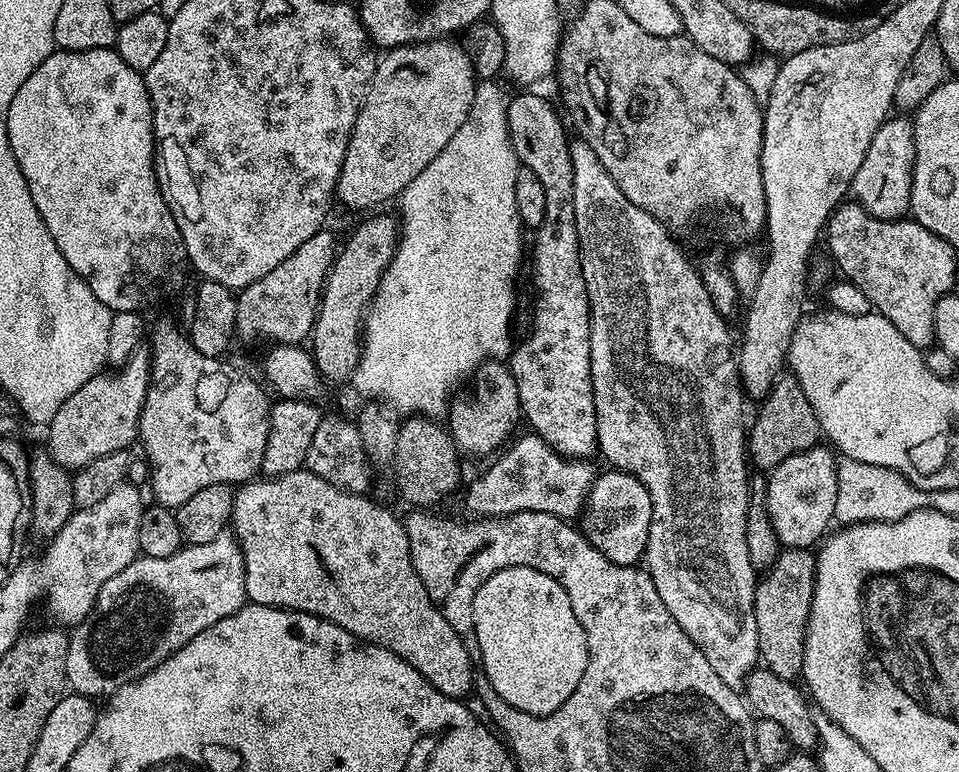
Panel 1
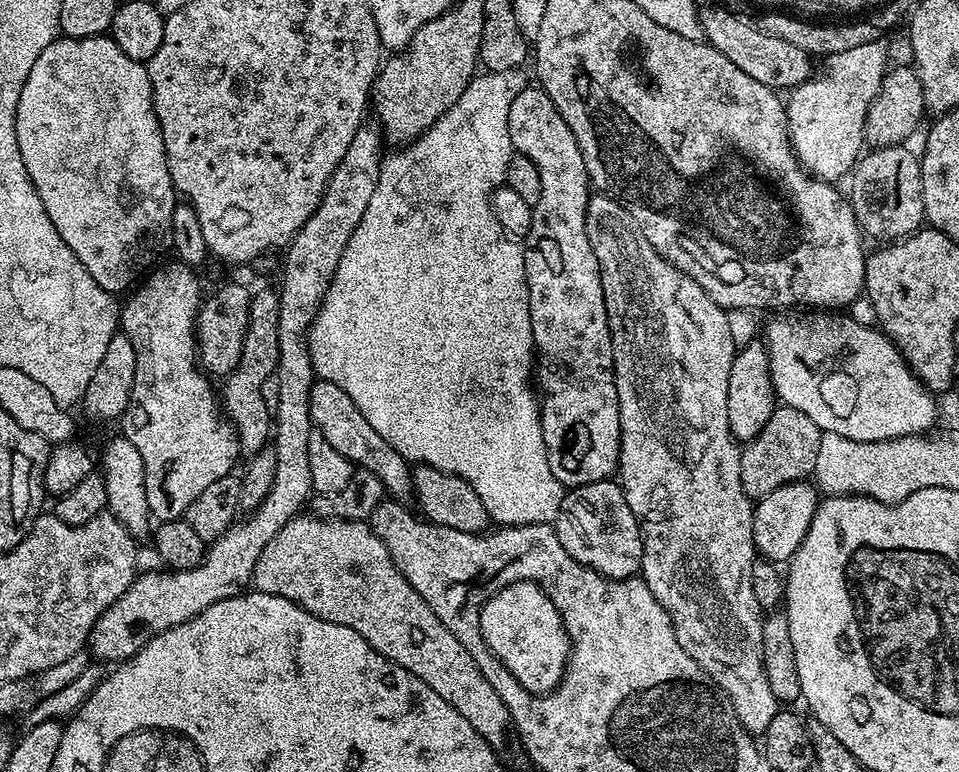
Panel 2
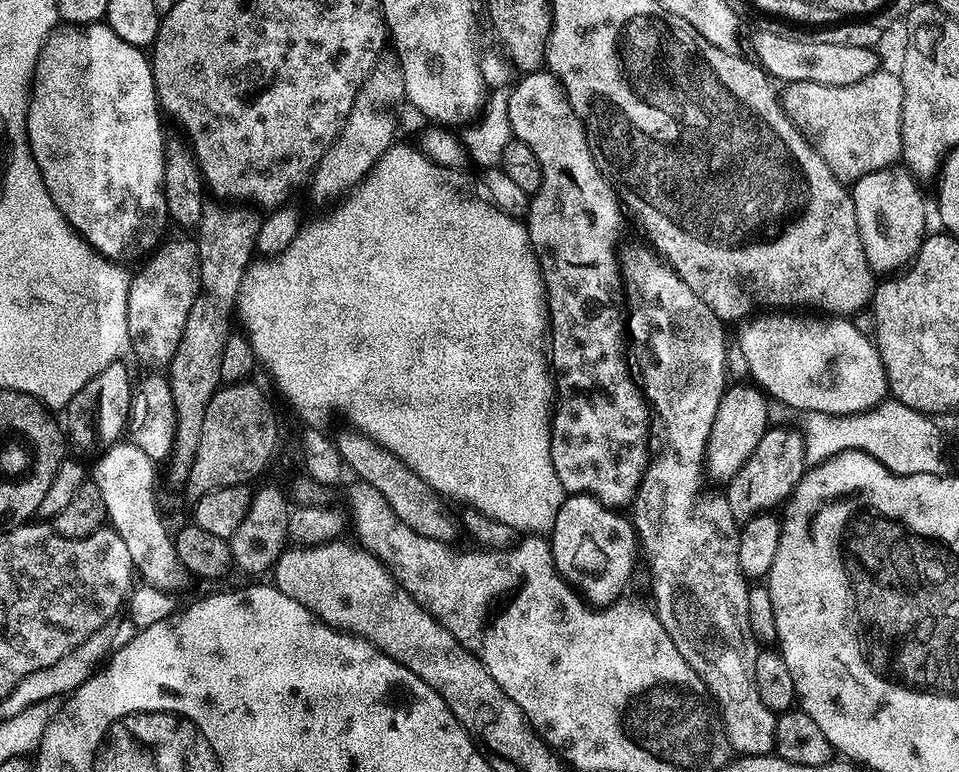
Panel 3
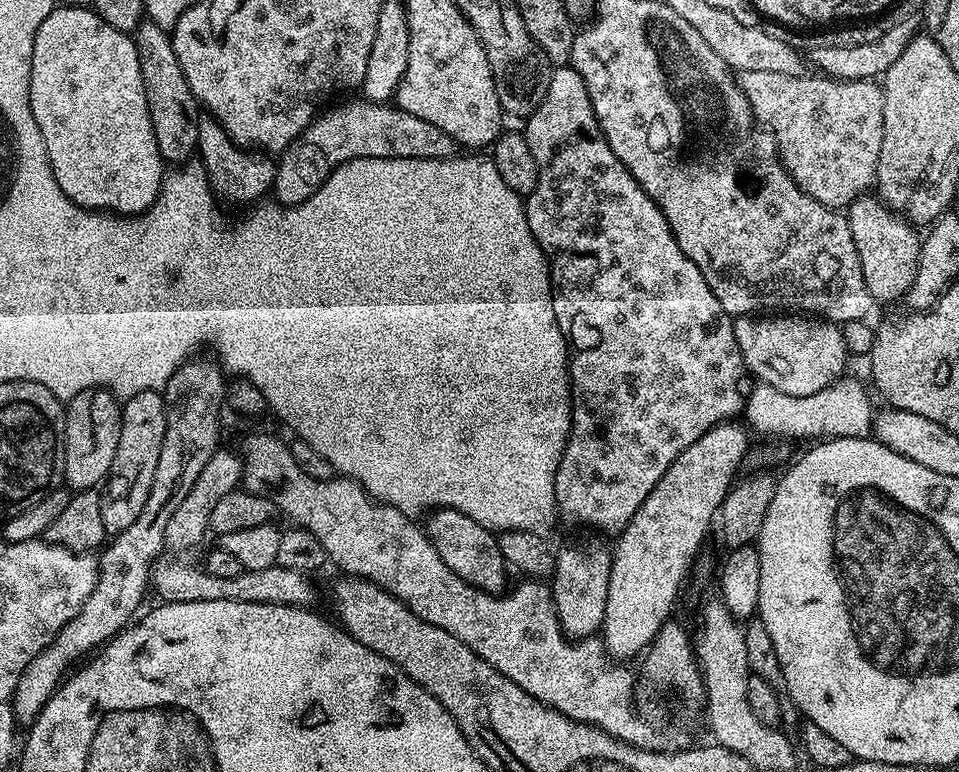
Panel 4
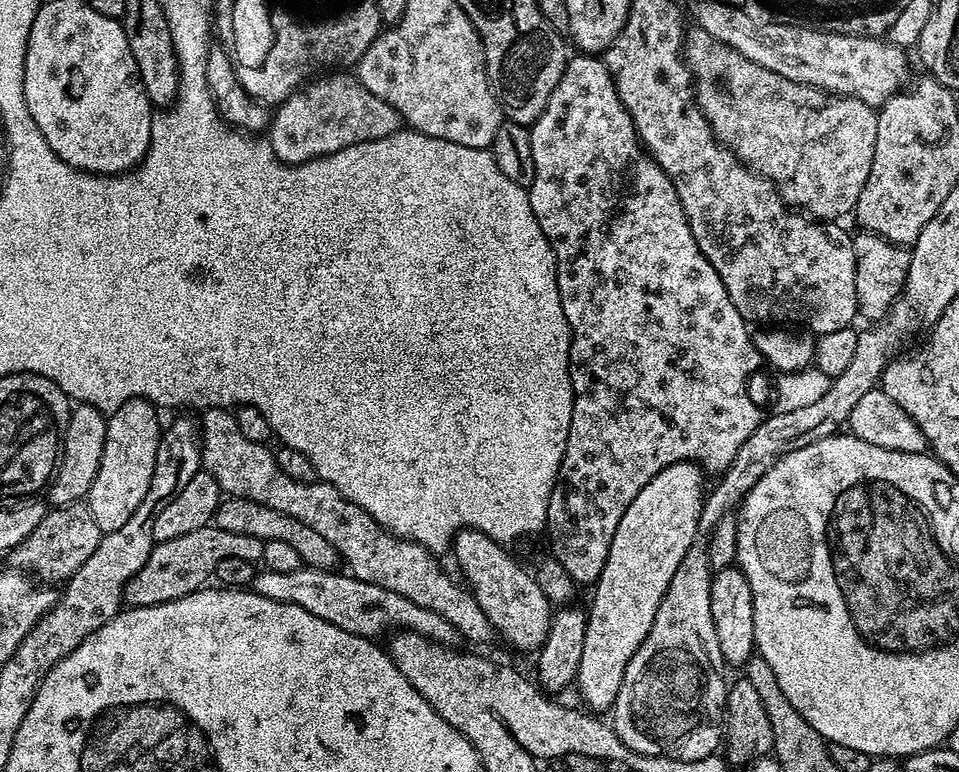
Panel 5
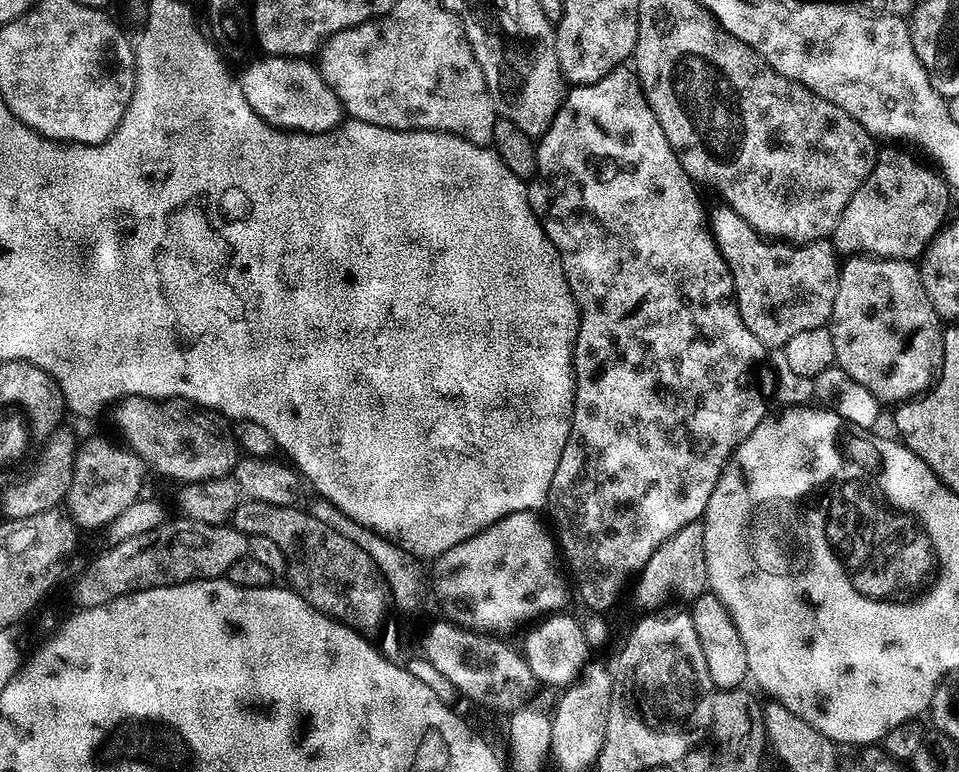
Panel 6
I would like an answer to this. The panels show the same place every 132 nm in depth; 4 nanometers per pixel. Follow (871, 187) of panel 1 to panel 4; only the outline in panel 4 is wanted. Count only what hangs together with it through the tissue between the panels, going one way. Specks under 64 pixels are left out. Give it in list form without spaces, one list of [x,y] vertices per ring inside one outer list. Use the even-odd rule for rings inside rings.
[[[865,194],[856,199],[846,209],[850,234],[854,238],[854,246],[858,250],[858,258],[862,262],[862,278],[866,278],[866,290],[870,290],[873,301],[896,300],[907,297],[909,288],[914,282],[914,274],[918,270],[918,258],[922,236],[909,221],[892,211],[879,195]]]

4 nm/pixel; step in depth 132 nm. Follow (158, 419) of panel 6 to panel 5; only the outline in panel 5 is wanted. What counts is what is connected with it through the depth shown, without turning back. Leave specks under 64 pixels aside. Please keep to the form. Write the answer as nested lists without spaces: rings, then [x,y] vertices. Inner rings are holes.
[[[205,407],[204,421],[198,424],[198,439],[200,441],[200,463],[203,471],[216,479],[221,493],[225,497],[231,498],[237,496],[243,500],[253,500],[262,502],[262,506],[270,506],[270,510],[282,510],[282,514],[290,514],[290,518],[298,518],[310,530],[322,534],[330,546],[334,546],[337,557],[341,561],[348,563],[347,571],[353,576],[357,576],[362,582],[370,582],[390,590],[394,594],[402,594],[402,598],[410,598],[418,606],[426,610],[432,610],[446,622],[450,622],[456,627],[457,633],[468,640],[488,640],[494,636],[494,629],[491,622],[486,618],[486,614],[478,606],[475,596],[469,591],[459,588],[446,573],[440,569],[440,564],[435,555],[423,548],[420,544],[413,544],[411,540],[401,540],[392,535],[392,533],[381,528],[372,516],[366,514],[353,501],[345,498],[332,484],[323,482],[313,482],[303,484],[294,478],[290,478],[280,468],[280,461],[274,455],[272,456],[271,447],[250,442],[250,438],[245,438],[242,430],[238,430],[238,422],[231,411],[223,408]]]

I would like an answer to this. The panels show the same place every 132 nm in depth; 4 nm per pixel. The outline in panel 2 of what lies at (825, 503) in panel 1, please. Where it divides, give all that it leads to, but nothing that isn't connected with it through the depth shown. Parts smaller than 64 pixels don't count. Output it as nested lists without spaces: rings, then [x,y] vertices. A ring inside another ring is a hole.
[[[808,480],[778,486],[778,490],[770,490],[770,494],[755,501],[752,509],[752,529],[757,553],[777,566],[787,565],[798,550],[798,546],[802,546],[806,530],[810,530],[810,522],[816,513],[817,503],[818,489],[815,483]]]

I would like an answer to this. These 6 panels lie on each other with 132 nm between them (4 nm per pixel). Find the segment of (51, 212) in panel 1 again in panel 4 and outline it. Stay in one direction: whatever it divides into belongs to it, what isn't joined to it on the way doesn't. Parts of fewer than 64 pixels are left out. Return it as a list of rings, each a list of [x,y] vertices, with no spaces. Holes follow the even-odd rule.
[[[91,7],[88,8],[60,8],[53,10],[38,26],[34,34],[34,54],[30,66],[30,110],[34,122],[38,122],[38,130],[42,134],[42,142],[46,146],[46,154],[50,166],[54,170],[54,178],[62,191],[75,202],[79,208],[89,210],[103,210],[108,214],[119,214],[124,218],[131,218],[148,211],[148,207],[155,202],[160,193],[160,186],[166,175],[166,164],[159,154],[158,144],[155,142],[154,130],[151,129],[150,112],[147,110],[146,94],[143,92],[142,70],[138,62],[138,50],[135,39],[127,32],[114,30]]]

